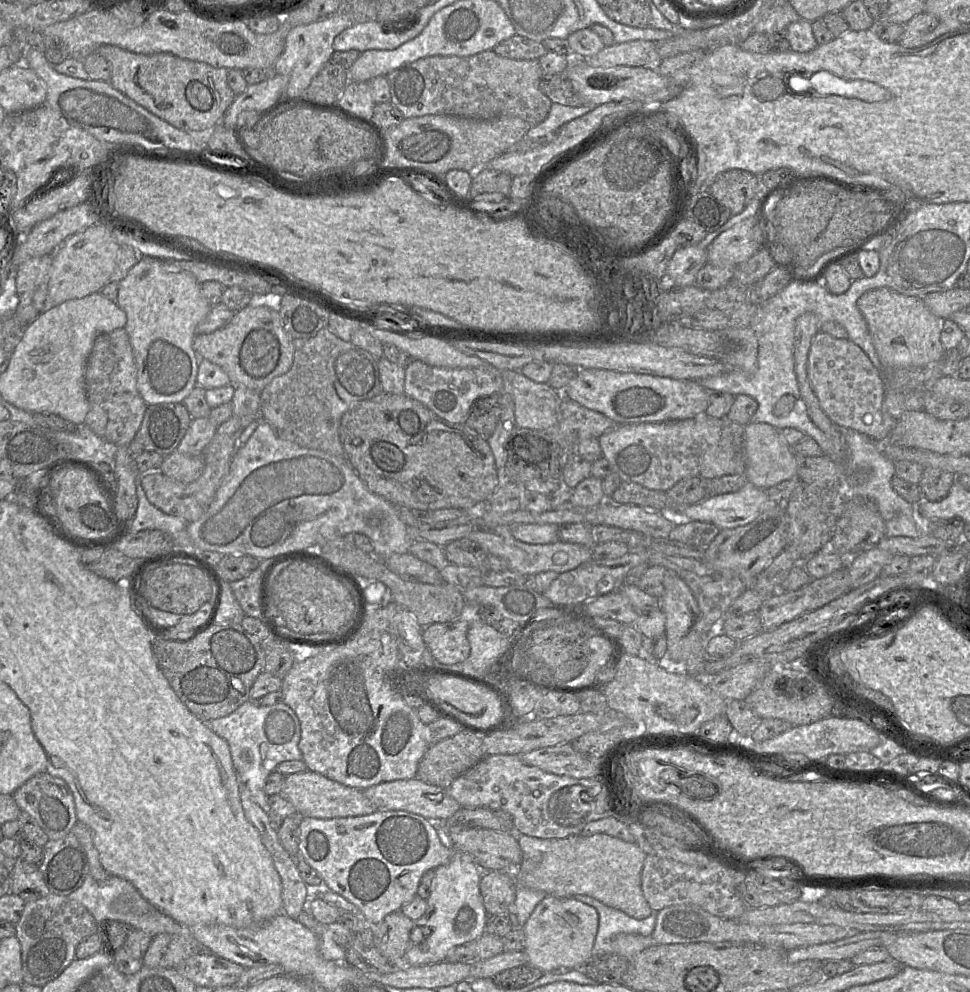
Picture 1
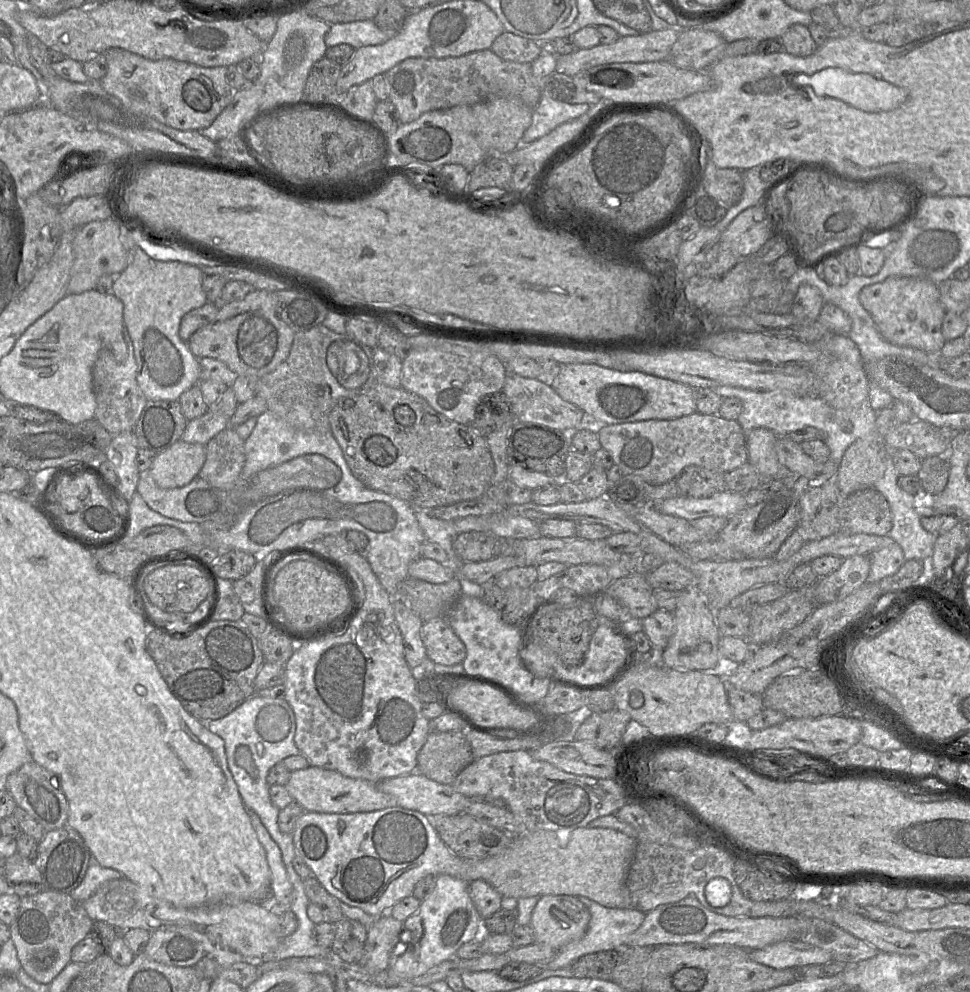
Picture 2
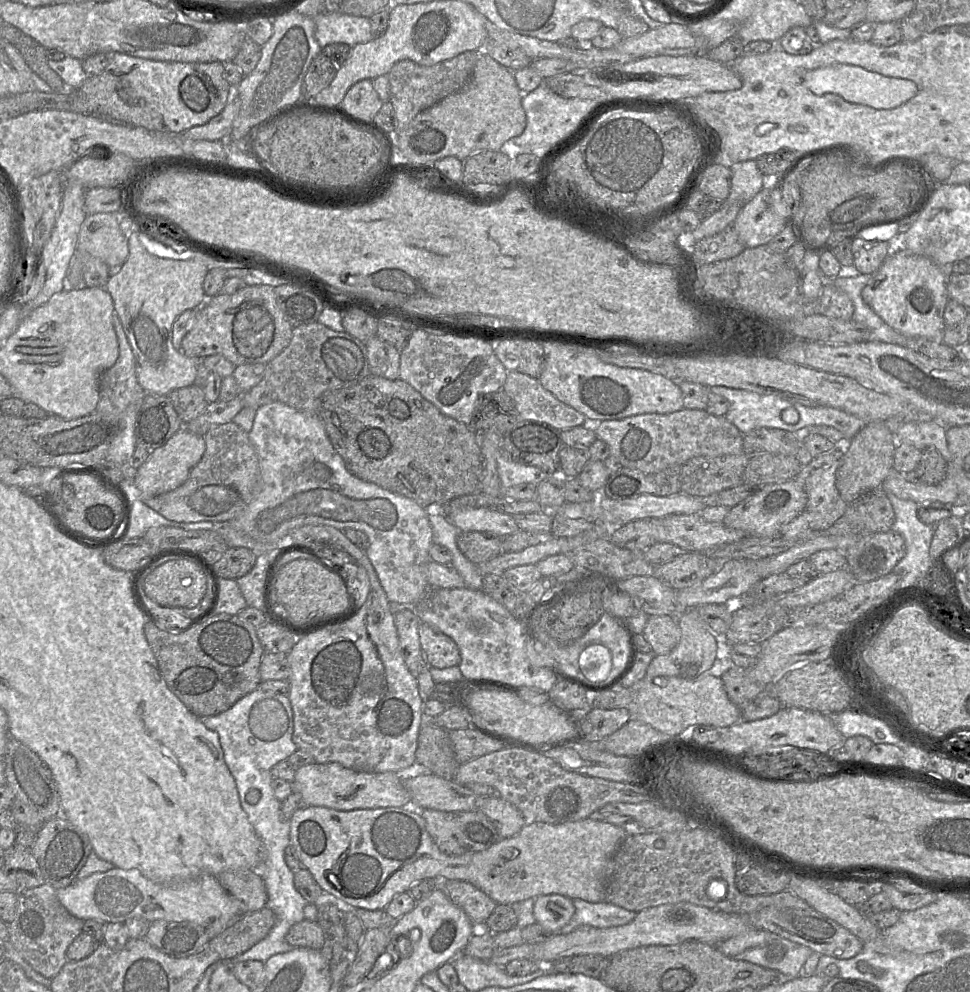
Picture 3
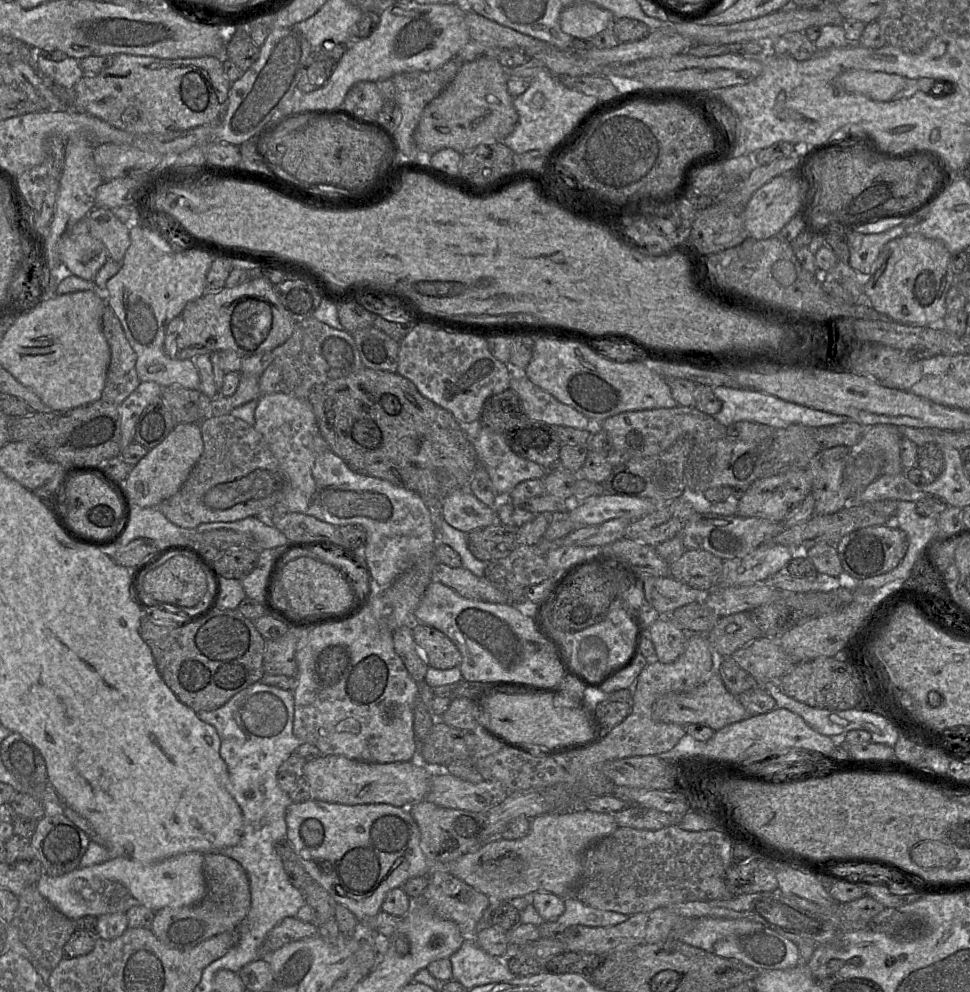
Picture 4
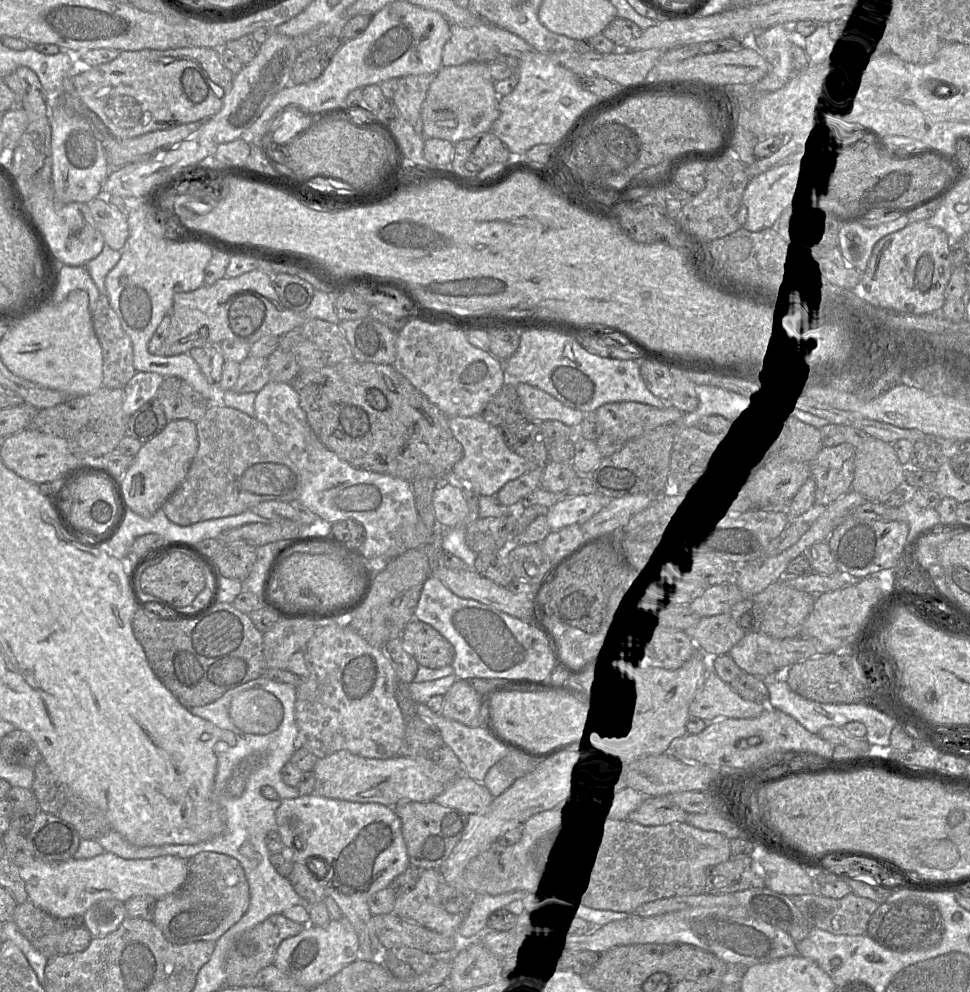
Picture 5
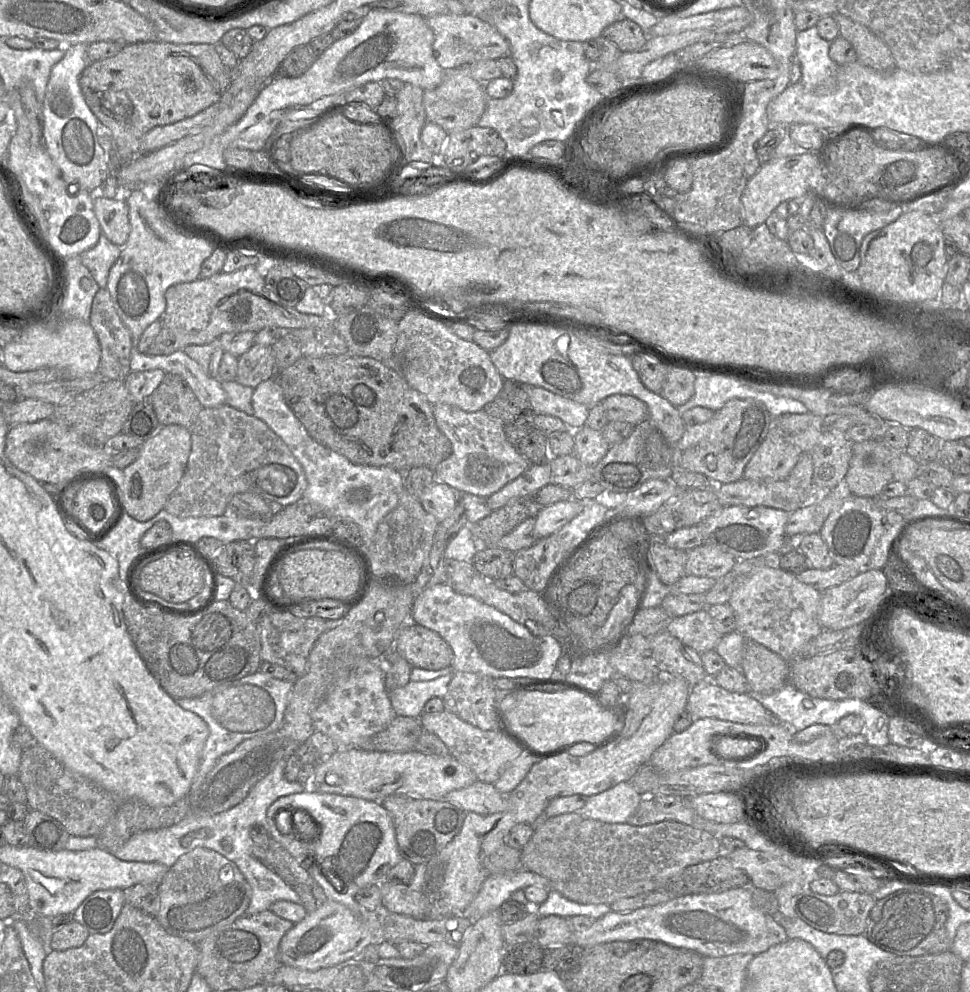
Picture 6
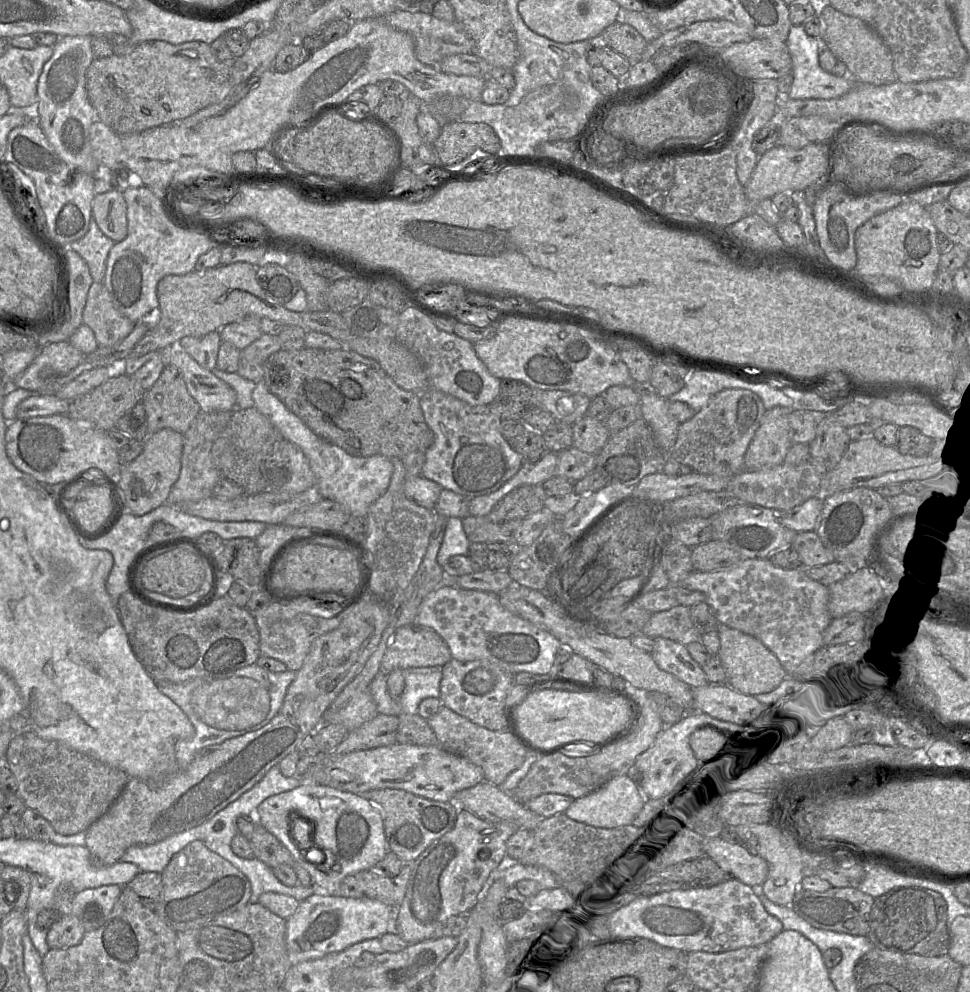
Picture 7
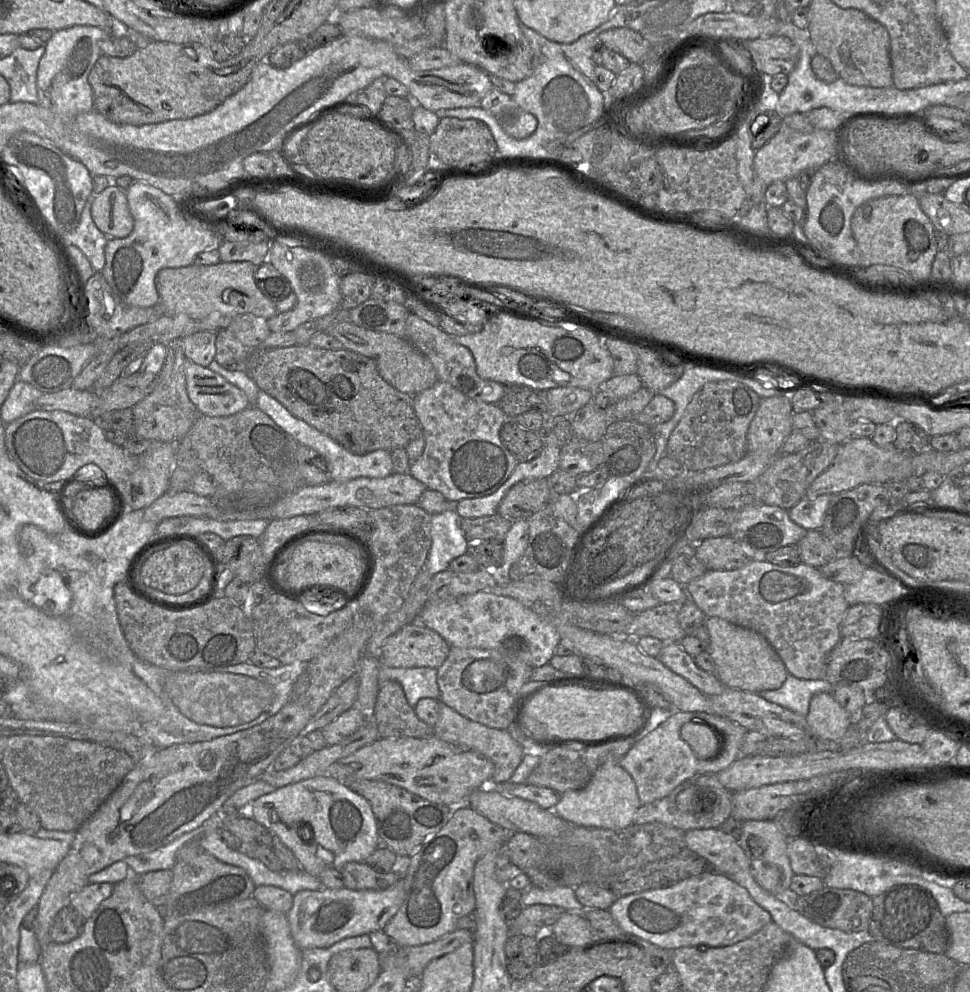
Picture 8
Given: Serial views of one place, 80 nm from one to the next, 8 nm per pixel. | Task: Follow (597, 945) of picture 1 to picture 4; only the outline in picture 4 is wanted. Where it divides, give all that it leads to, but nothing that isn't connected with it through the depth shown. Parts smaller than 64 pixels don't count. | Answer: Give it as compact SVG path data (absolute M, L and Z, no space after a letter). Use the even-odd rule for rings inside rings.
M573 896L562 899L564 900L565 911L555 922L566 928L576 925L610 927L625 922L630 917L618 912L593 908L582 903Z

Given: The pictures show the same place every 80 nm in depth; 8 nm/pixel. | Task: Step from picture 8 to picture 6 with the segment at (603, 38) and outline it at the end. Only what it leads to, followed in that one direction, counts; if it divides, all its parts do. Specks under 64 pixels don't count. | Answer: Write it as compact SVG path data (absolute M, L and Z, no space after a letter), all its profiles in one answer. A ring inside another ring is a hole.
M629 19L614 22L603 31L602 36L615 44L621 52L639 50L648 40L641 27Z

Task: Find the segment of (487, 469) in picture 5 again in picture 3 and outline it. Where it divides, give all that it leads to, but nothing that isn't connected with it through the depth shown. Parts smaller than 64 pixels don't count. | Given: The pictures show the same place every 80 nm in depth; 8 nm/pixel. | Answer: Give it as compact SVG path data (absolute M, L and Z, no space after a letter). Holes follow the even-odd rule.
M502 446L499 448L497 471L502 489L528 483L538 485L549 477L549 474L537 467L512 461L502 451Z

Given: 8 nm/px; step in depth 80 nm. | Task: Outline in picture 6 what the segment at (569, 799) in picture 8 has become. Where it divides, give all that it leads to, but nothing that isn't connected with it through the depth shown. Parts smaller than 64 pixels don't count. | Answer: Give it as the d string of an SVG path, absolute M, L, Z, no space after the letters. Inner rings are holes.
M621 782L589 796L586 804L575 813L605 823L627 823L643 798L630 782Z

